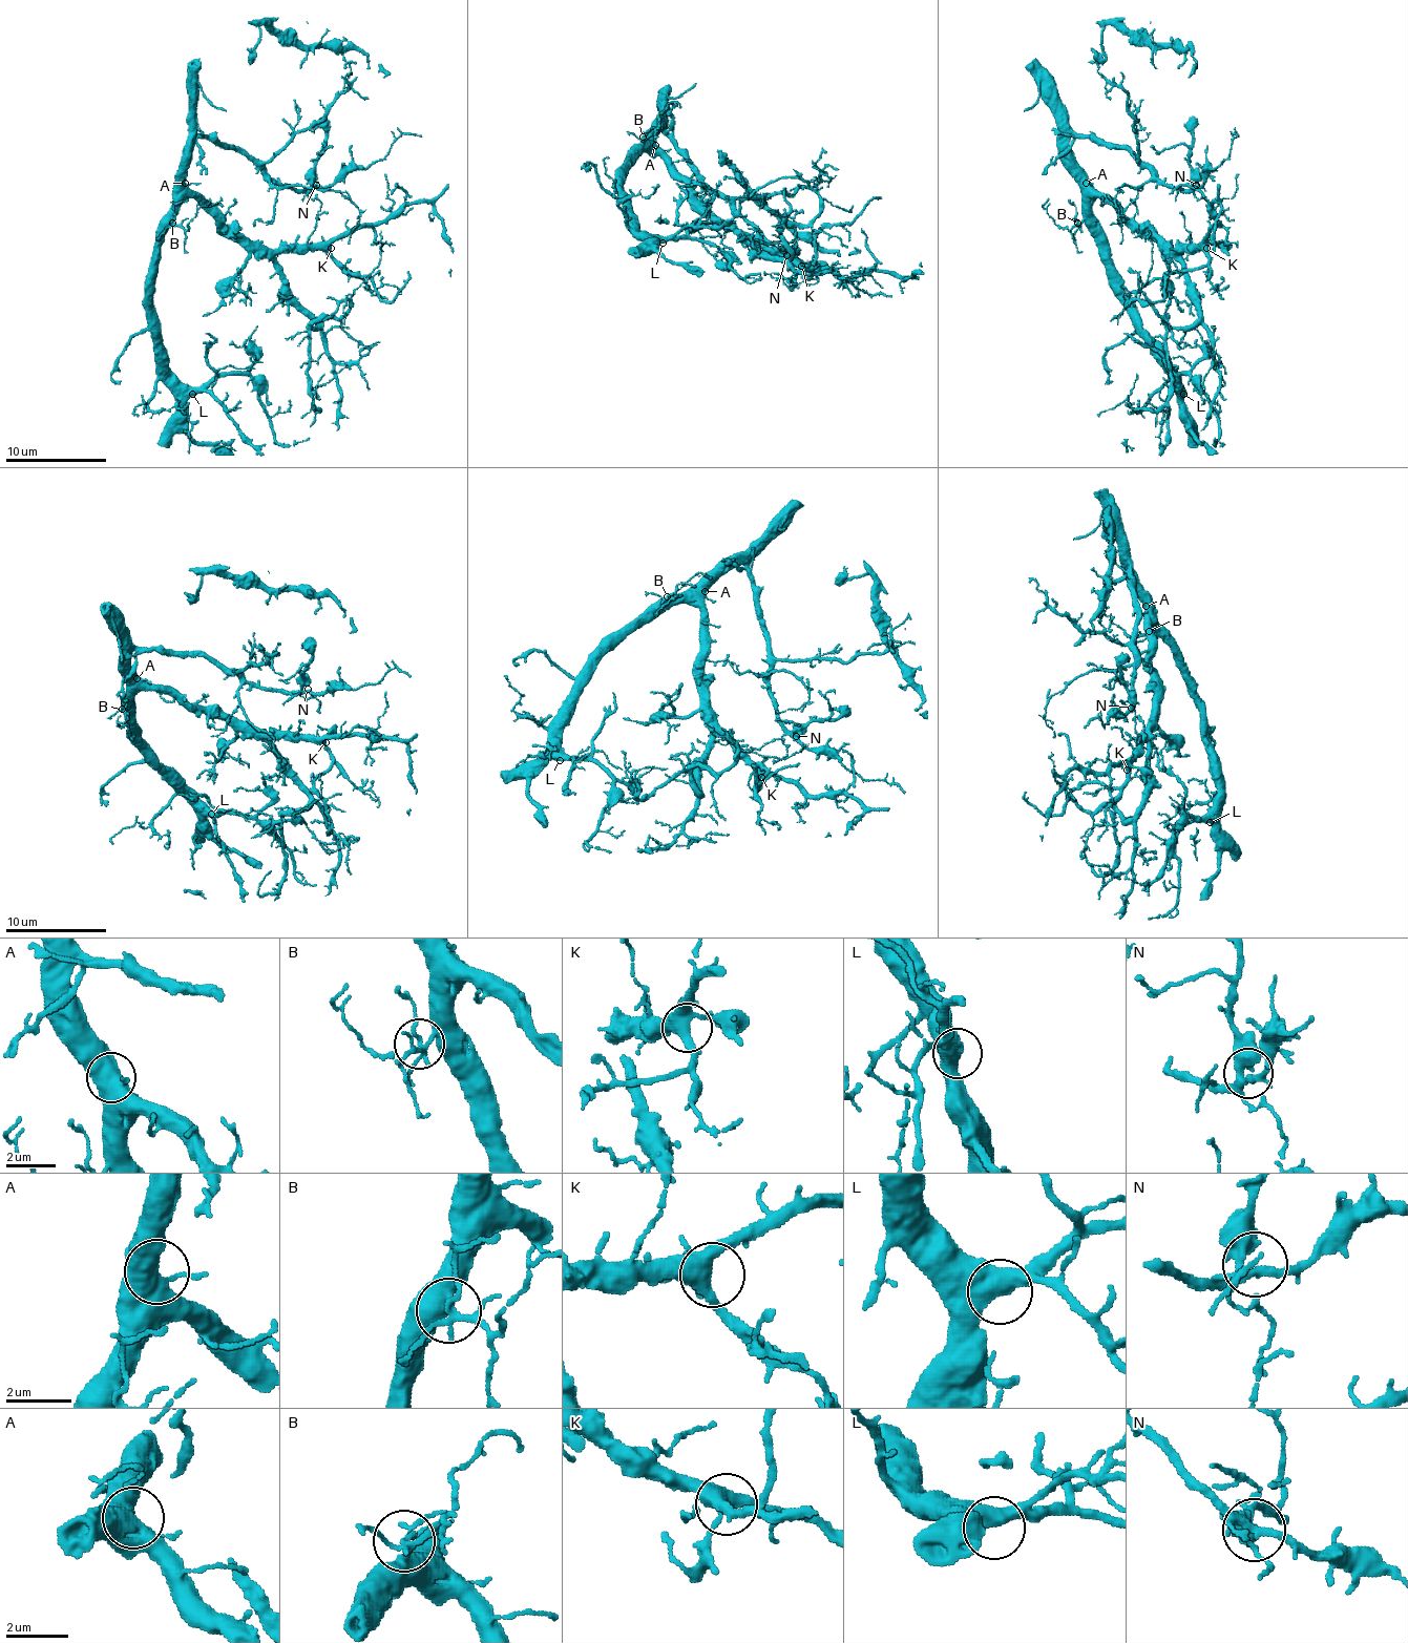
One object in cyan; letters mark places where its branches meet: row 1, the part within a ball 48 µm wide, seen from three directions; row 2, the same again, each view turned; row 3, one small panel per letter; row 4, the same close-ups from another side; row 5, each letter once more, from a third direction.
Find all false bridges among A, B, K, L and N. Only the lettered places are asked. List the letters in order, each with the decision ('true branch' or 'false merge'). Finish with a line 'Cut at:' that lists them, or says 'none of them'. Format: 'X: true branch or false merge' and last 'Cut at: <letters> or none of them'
A: true branch
B: true branch
K: true branch
L: true branch
N: true branch
Cut at: none of them

